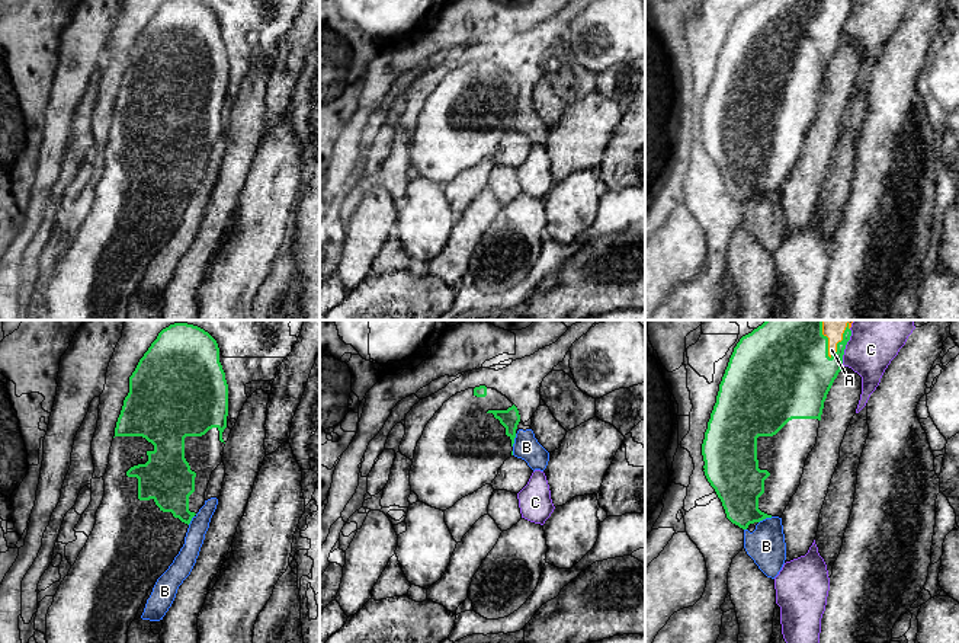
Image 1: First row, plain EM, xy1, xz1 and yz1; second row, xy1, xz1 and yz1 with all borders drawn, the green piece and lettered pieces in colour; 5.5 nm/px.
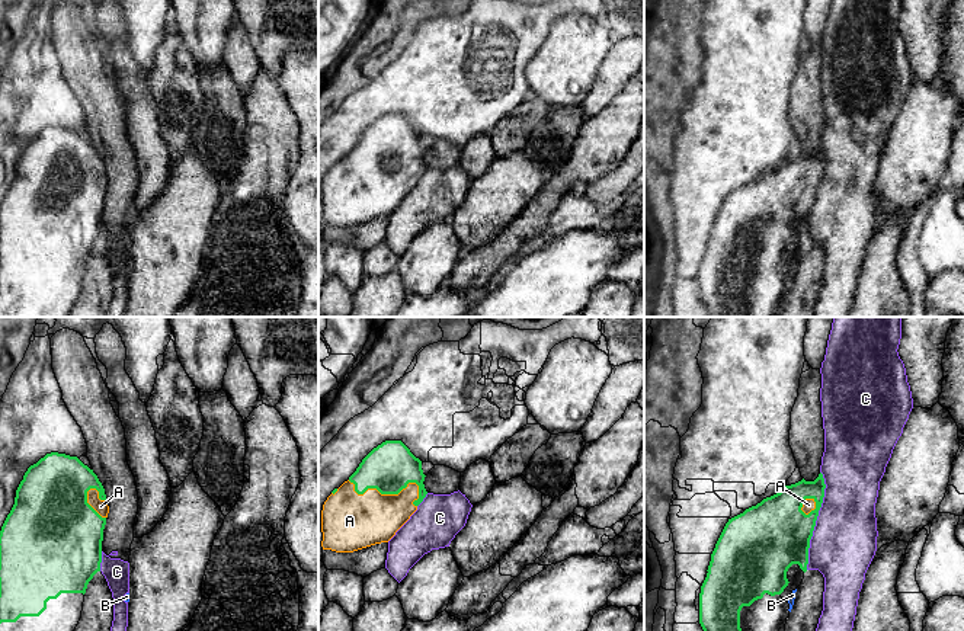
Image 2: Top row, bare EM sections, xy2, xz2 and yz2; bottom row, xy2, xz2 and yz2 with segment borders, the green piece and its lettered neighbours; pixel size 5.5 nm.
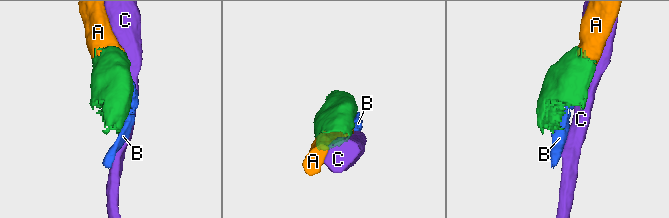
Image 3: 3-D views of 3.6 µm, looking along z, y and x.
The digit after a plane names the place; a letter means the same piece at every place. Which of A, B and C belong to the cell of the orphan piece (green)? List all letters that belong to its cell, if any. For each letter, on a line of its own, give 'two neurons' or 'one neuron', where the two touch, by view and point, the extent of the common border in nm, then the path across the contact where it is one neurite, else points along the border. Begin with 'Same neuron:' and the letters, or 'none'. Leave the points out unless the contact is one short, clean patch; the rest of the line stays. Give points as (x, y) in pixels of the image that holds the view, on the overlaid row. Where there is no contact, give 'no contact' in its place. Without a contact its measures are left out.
Same neuron: A
A: one neuron | xz2 (387, 493) | 420 nm
B: two neurons | yz1 (765, 518) | 90 nm
C: two neurons | yz2 (816, 519) | 550 nm

